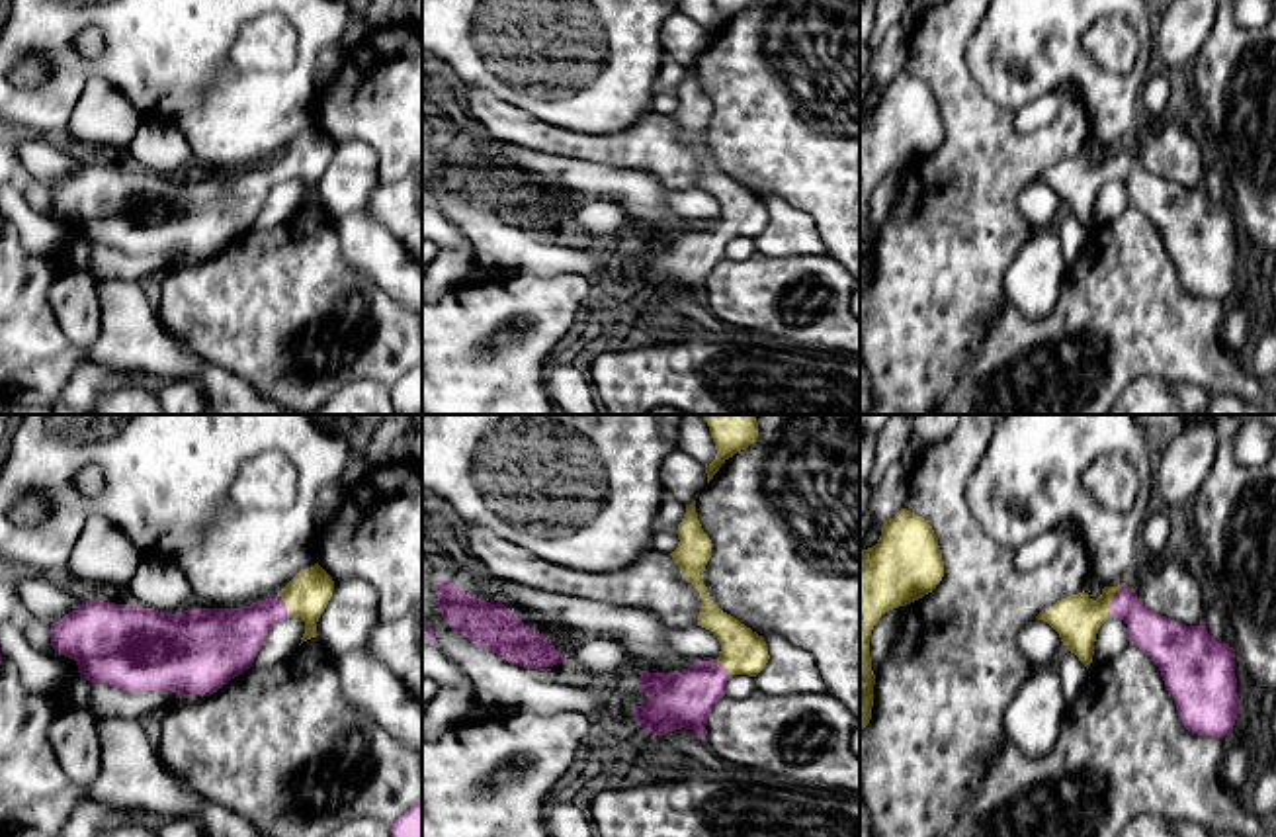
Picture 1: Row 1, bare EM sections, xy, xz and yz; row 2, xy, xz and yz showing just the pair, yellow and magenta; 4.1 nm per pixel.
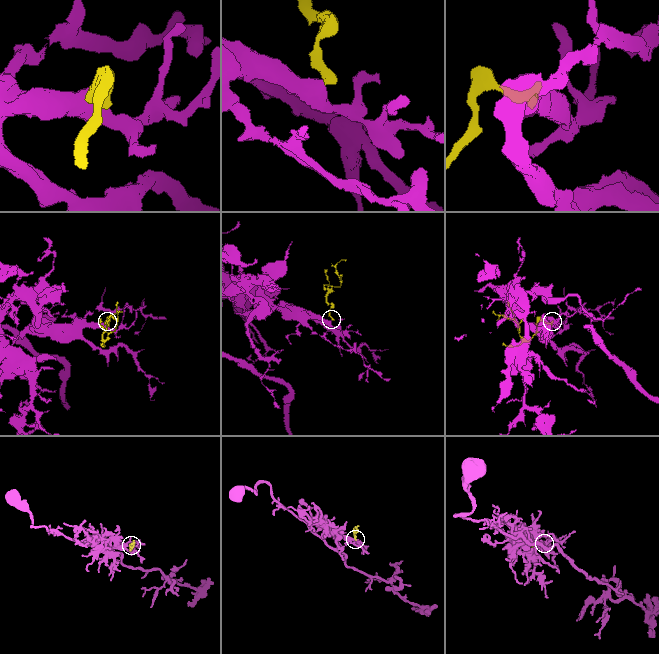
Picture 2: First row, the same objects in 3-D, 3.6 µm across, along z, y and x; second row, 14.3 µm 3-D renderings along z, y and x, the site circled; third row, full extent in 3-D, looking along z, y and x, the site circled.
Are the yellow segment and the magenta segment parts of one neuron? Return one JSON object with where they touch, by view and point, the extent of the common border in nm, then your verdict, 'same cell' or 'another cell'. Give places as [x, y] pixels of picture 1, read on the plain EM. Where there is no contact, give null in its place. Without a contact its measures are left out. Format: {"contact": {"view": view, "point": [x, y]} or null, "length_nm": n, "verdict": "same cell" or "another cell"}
{"contact": {"view": "yz", "point": [1110, 163]}, "length_nm": 160, "verdict": "same cell"}

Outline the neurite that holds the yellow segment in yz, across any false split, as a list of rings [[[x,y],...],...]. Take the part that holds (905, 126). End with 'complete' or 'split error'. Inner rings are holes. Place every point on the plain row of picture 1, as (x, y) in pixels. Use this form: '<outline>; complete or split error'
[[[901,70],[875,108],[860,111],[860,293],[872,282],[870,198],[879,180],[932,154],[944,139],[938,100],[922,78]]]; complete

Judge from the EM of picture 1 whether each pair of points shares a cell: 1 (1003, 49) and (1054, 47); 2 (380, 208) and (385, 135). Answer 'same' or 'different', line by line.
1: same
2: same

